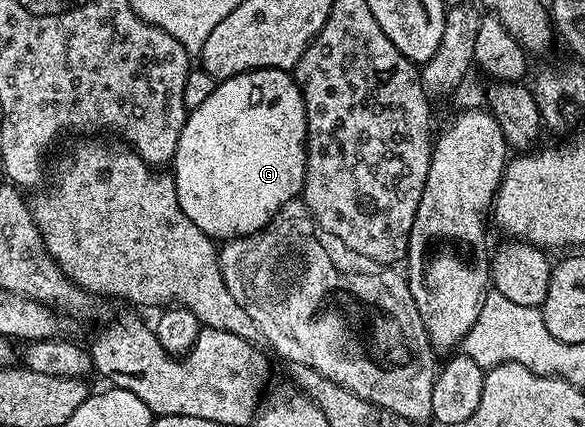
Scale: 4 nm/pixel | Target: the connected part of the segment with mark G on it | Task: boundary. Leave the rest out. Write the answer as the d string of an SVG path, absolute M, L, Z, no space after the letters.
M252 69L250 73L240 73L226 81L218 81L215 91L211 91L211 96L206 101L199 103L199 107L188 110L183 131L179 135L179 147L175 147L175 155L171 162L171 176L179 195L179 207L183 207L183 215L187 215L187 219L191 219L191 223L195 223L199 231L214 239L246 237L259 232L288 201L296 201L302 196L305 188L306 131L305 100L296 80L286 70Z

